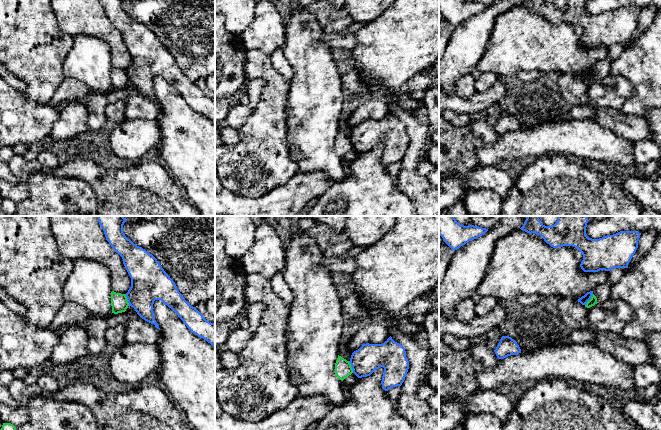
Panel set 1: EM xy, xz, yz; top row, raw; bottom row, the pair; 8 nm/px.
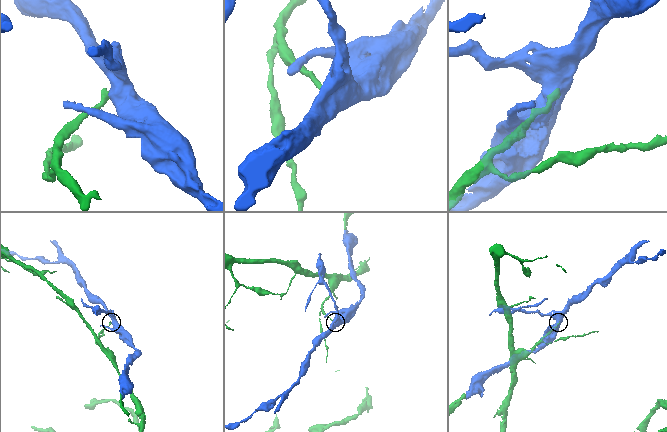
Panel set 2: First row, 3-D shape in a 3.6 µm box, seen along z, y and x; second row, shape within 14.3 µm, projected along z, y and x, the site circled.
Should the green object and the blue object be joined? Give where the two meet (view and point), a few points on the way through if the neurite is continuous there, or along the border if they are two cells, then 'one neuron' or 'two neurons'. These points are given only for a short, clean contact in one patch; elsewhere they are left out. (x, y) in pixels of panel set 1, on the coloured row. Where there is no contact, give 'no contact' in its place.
xy (127, 300) | one neuron

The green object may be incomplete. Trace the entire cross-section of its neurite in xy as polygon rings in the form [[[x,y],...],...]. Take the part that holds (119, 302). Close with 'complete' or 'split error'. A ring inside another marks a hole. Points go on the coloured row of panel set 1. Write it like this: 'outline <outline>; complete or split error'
outline [[[111,292],[112,313],[118,314],[125,312],[129,306],[126,294]]]; complete

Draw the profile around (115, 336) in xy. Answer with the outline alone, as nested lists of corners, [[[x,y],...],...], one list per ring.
[[[124,325],[109,327],[105,333],[107,343],[119,348],[125,343],[125,332],[126,327]]]

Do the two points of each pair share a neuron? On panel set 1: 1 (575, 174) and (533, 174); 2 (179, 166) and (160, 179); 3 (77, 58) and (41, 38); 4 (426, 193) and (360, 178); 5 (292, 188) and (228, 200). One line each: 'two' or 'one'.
1: one
2: two
3: two
4: two
5: one

